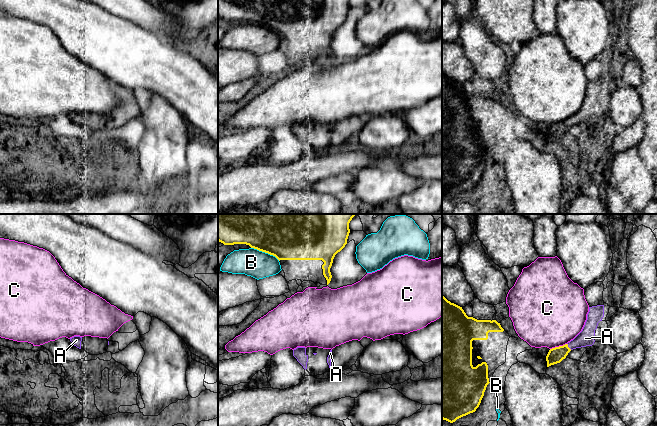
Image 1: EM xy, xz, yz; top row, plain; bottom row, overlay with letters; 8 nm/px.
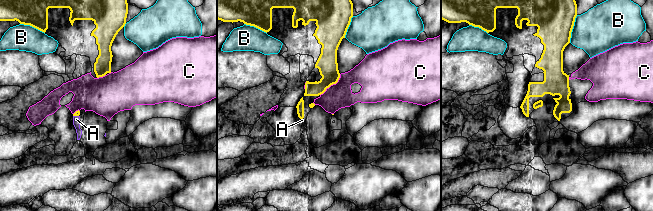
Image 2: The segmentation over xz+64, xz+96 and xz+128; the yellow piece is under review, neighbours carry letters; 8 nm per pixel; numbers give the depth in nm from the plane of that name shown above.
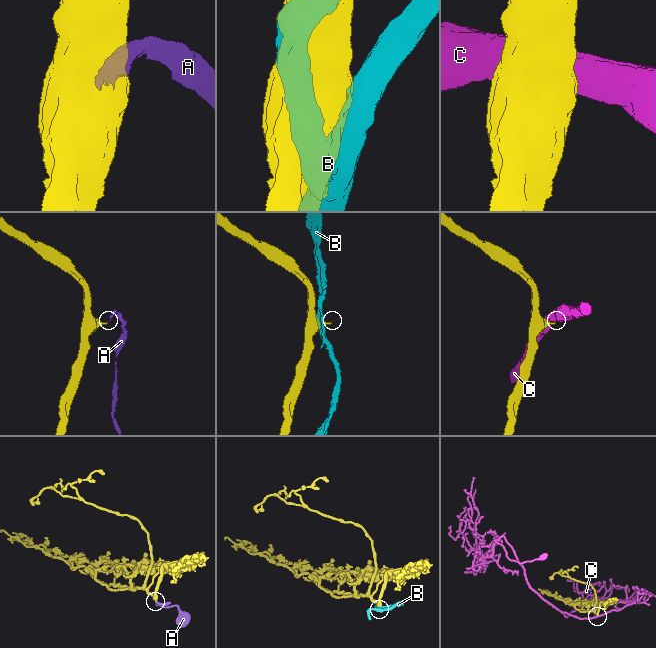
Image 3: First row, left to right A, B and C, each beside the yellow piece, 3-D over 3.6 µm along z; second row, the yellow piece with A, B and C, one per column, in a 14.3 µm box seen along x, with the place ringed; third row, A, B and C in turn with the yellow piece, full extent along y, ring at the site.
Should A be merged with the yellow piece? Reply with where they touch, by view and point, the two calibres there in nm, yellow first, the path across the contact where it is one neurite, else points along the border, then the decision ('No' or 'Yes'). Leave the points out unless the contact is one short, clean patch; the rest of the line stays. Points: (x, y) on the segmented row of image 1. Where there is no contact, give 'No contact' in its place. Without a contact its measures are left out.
Touches yellow at yz (567, 346). Thickness 130 nm (yellow) against 130 nm. Yes

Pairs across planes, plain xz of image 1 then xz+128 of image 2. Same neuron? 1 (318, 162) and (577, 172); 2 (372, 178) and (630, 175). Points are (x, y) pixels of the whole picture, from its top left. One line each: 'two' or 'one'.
1: two
2: two

